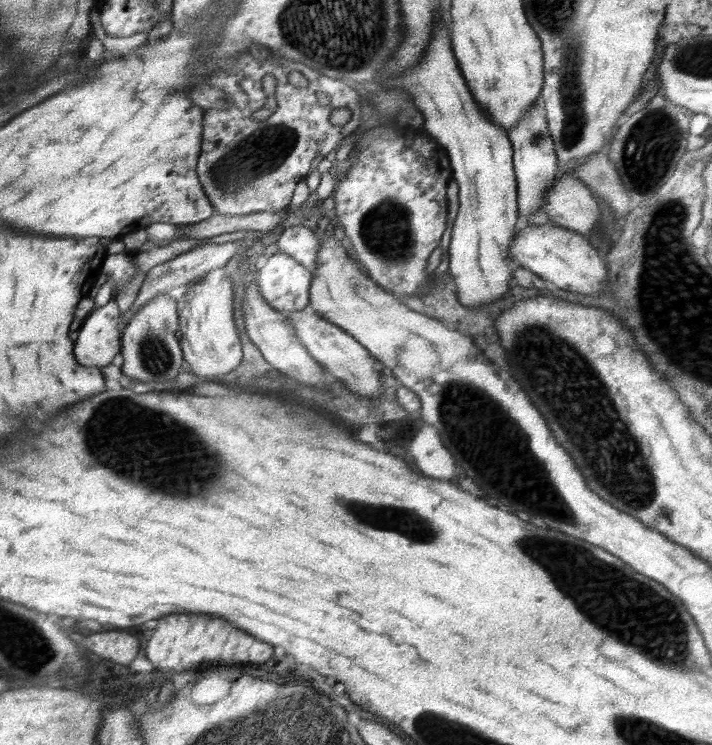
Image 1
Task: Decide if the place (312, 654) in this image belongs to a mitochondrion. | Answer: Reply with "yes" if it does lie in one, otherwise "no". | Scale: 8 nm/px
no

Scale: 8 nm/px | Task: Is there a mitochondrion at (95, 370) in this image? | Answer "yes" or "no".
no

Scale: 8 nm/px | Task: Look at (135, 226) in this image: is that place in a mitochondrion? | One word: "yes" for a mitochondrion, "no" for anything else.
no

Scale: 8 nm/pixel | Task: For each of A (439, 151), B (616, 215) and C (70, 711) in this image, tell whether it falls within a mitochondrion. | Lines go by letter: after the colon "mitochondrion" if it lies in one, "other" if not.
A: other
B: other
C: other

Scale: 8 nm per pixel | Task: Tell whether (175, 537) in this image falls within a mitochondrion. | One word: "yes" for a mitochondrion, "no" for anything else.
no

